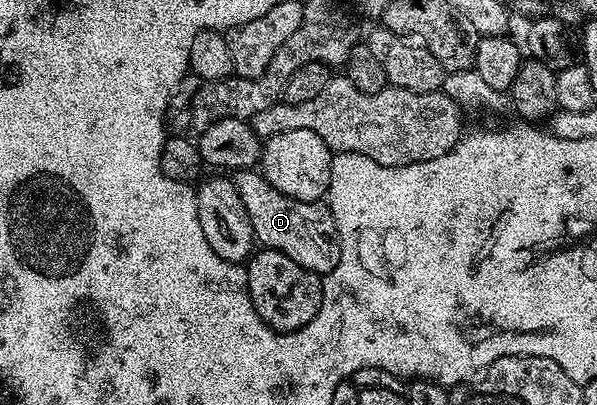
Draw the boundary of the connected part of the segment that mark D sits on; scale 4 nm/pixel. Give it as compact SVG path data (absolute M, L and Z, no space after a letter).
M254 169L239 170L234 182L261 246L267 250L280 251L301 267L319 275L328 274L337 268L341 261L340 234L327 202L306 202L286 197Z

